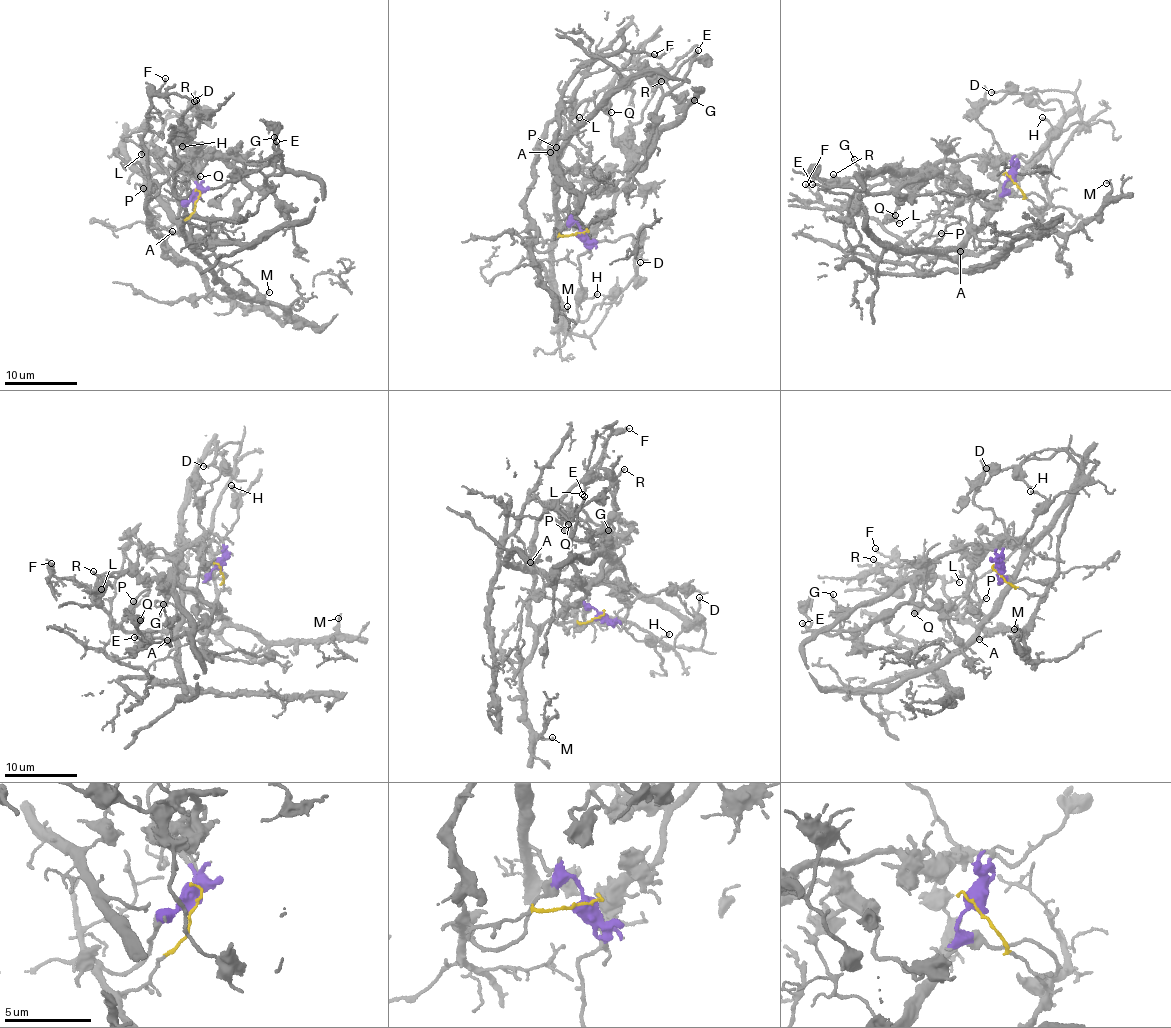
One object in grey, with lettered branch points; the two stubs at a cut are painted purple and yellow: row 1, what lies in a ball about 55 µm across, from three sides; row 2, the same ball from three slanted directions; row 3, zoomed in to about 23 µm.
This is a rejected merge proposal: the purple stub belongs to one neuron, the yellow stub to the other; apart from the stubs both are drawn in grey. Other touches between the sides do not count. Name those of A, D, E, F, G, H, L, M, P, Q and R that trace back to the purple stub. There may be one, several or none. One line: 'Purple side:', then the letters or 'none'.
Purple side: D, E, G, H, Q, R

